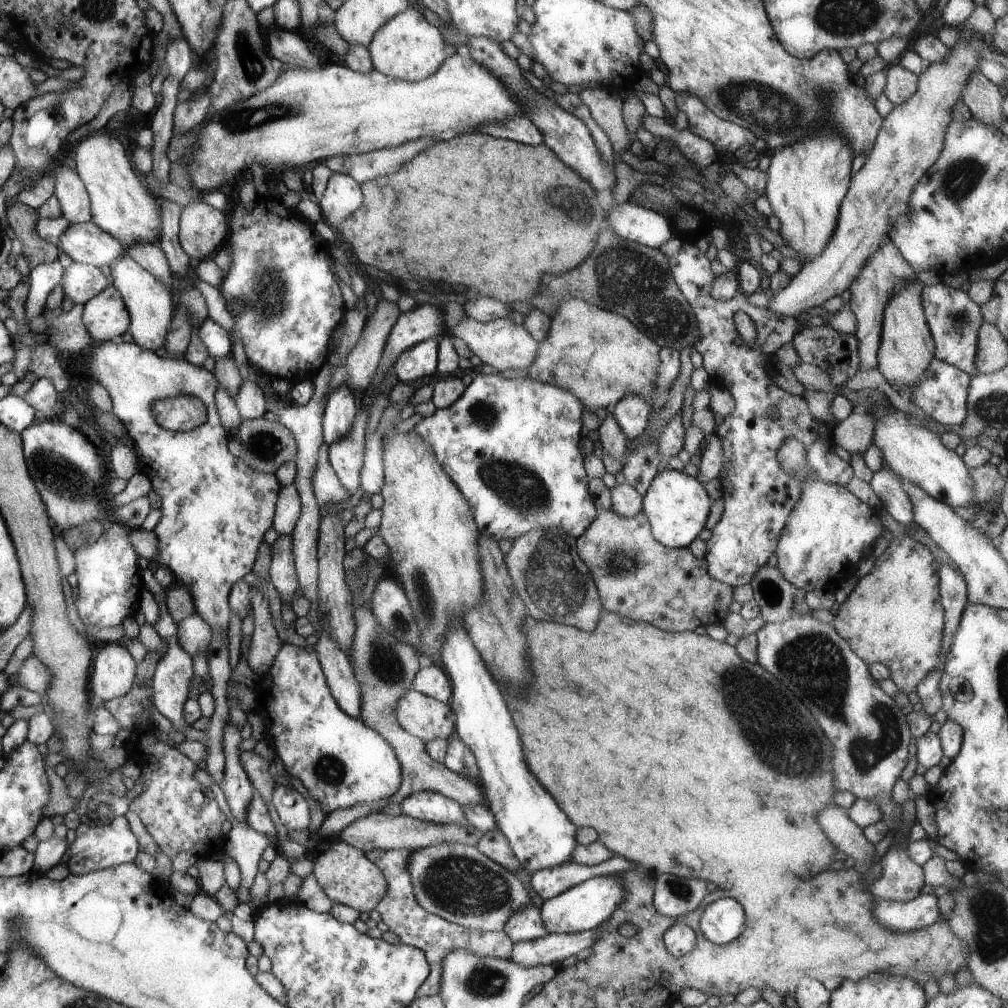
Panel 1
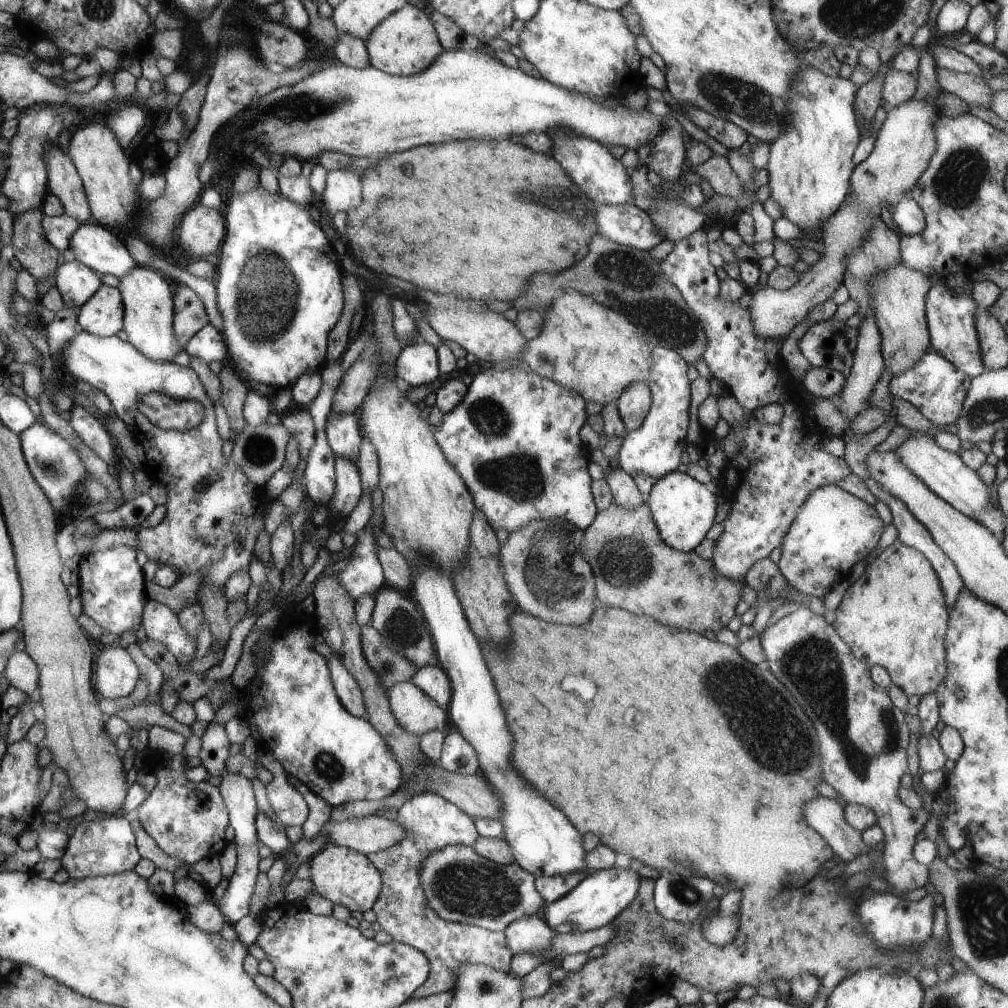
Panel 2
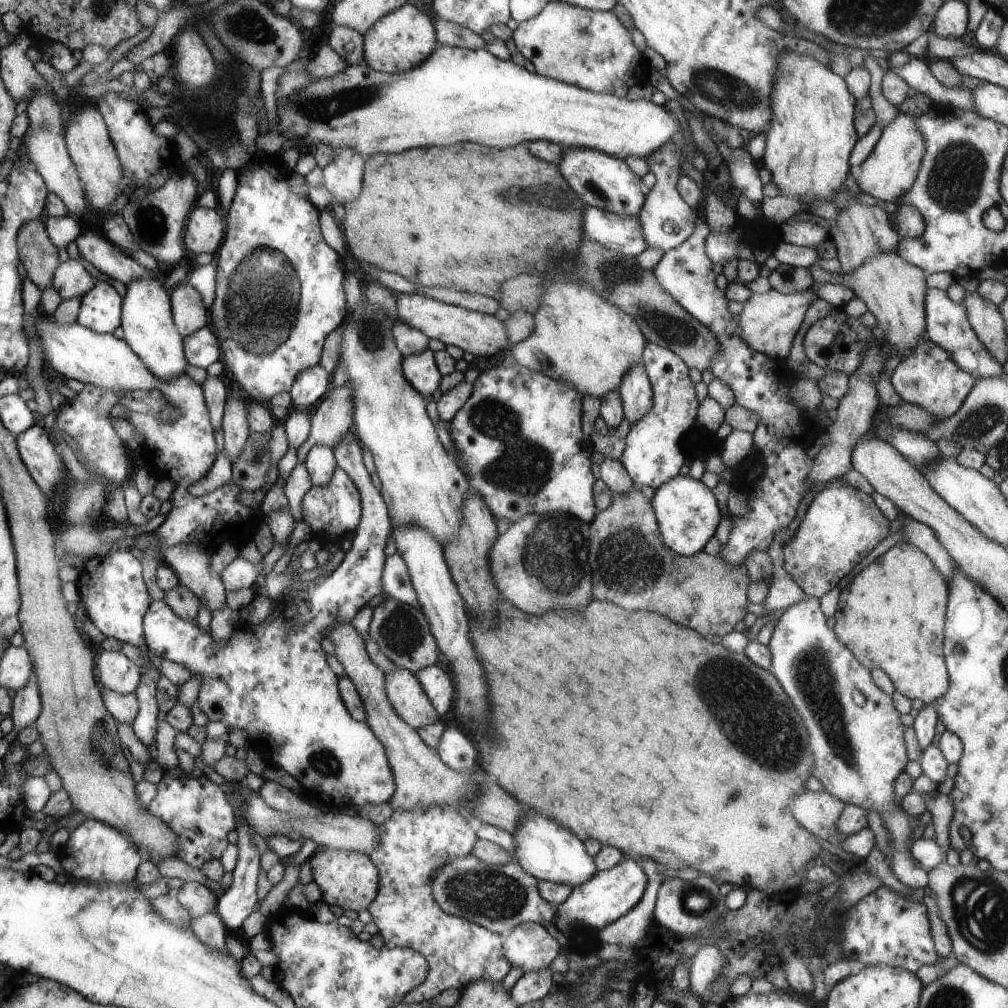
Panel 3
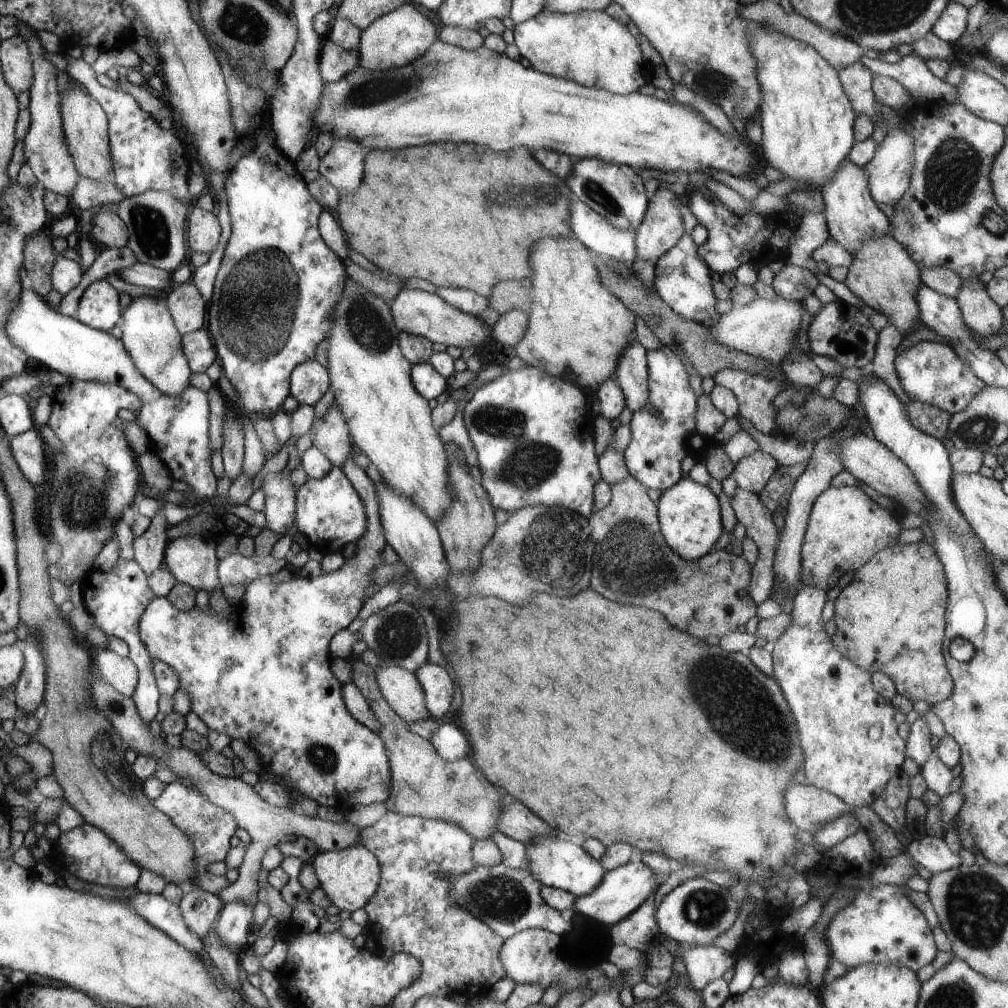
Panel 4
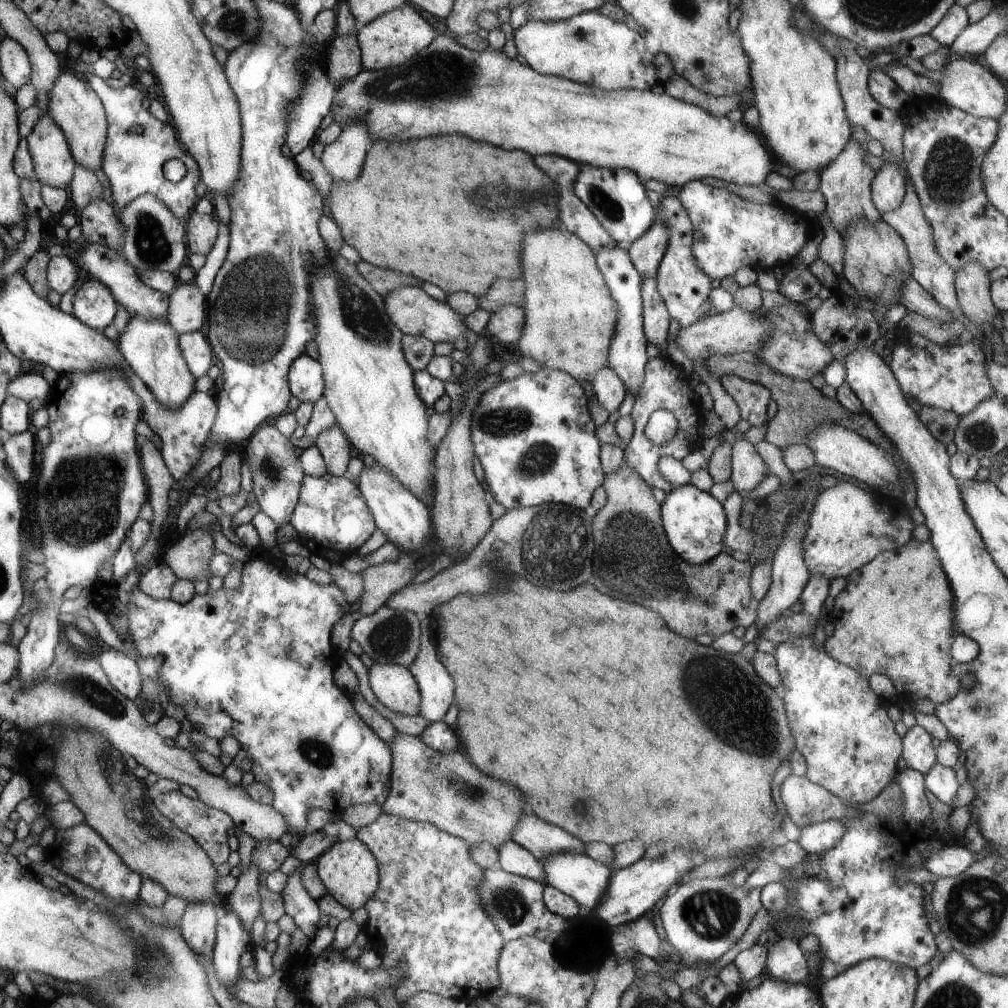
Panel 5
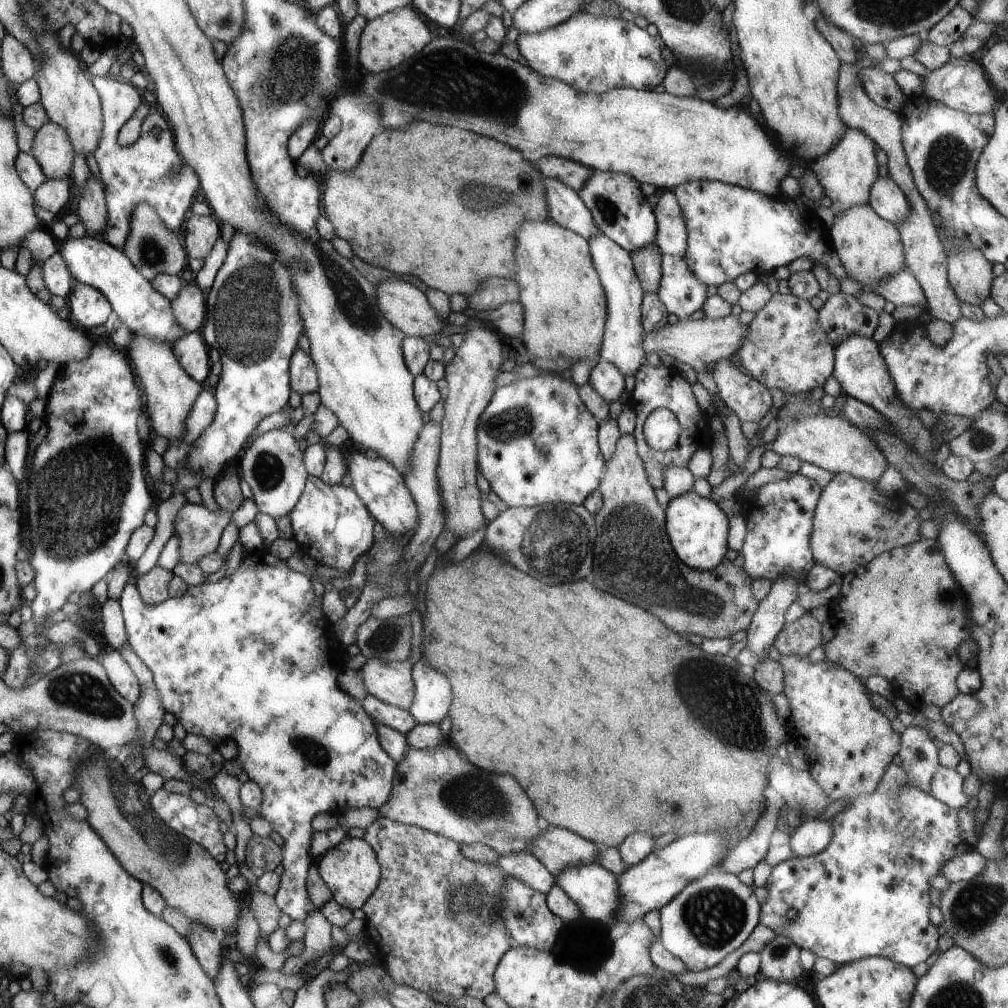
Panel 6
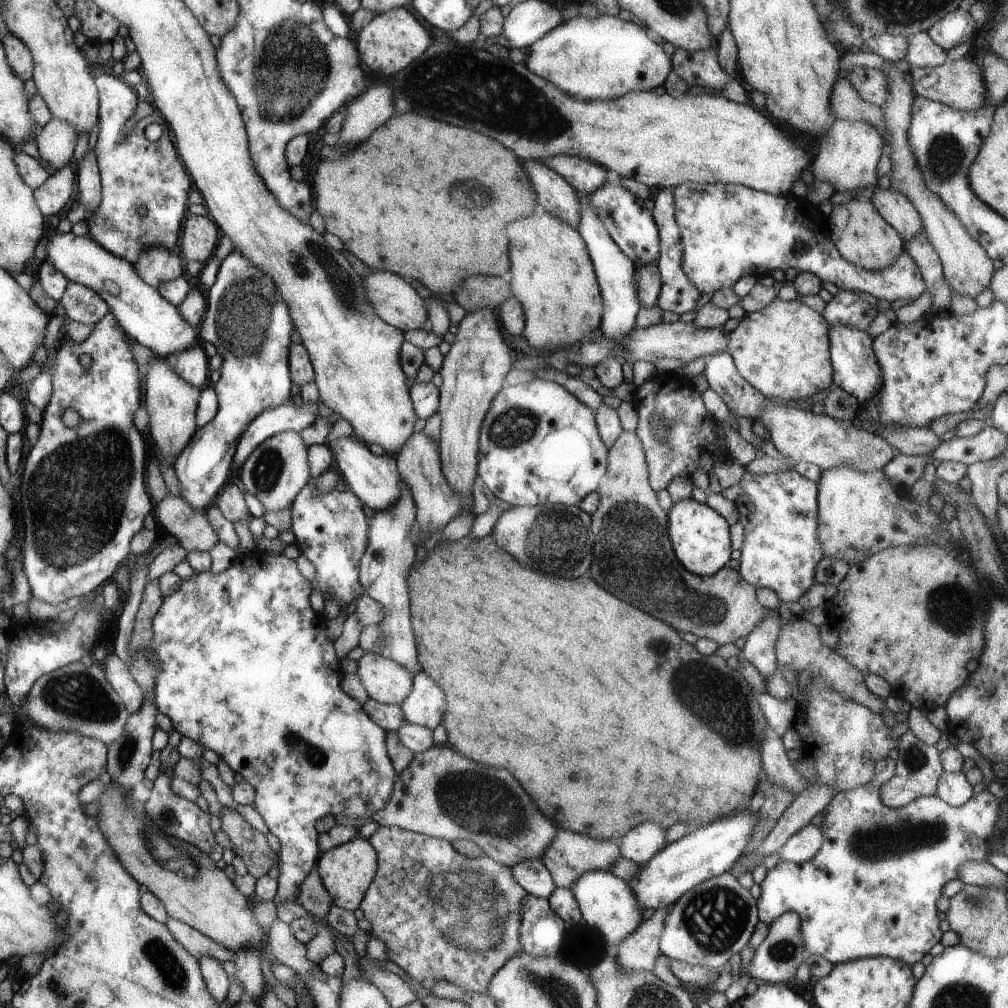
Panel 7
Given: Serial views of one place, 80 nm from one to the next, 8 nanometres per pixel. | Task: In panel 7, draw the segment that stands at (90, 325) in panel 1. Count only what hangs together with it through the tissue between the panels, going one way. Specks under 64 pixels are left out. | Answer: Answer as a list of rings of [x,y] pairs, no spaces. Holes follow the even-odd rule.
[[[70,281],[59,302],[70,317],[82,324],[96,324],[109,311],[108,302],[86,285]]]

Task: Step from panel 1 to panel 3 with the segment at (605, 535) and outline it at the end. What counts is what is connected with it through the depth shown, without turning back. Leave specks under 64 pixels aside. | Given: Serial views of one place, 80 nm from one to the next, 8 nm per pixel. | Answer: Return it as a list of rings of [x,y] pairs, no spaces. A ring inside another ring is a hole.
[[[635,486],[634,489],[631,489],[631,492],[627,493],[626,496],[613,497],[613,501],[607,509],[596,513],[594,520],[590,523],[589,542],[585,544],[585,548],[585,560],[588,562],[588,569],[590,571],[591,579],[594,582],[593,590],[594,598],[596,598],[596,600],[602,600],[602,602],[604,602],[604,600],[606,600],[606,602],[614,602],[614,604],[618,604],[618,606],[622,606],[622,608],[628,608],[628,610],[648,610],[648,612],[660,614],[660,616],[669,618],[672,622],[680,624],[680,626],[691,628],[698,632],[699,635],[707,638],[724,636],[725,634],[734,631],[734,626],[736,626],[740,620],[743,620],[747,614],[745,608],[748,603],[750,603],[747,599],[747,590],[751,580],[745,565],[741,565],[740,567],[729,567],[720,554],[709,555],[704,551],[698,551],[693,555],[684,556],[670,550],[670,548],[663,543],[651,502],[639,491],[637,486]]]

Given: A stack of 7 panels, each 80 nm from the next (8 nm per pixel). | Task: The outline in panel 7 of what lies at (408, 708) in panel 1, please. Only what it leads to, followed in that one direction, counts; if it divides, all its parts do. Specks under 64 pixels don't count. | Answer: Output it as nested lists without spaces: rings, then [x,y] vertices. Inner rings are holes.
[[[364,653],[358,666],[358,676],[370,699],[401,705],[413,690],[414,672],[388,656]]]

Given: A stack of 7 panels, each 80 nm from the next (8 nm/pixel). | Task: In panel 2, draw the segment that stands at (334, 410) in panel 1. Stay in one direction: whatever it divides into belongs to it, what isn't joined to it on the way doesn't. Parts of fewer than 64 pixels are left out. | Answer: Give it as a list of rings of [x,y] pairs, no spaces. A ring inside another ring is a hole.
[[[358,412],[328,415],[325,432],[335,454],[348,457],[357,464],[362,440]]]

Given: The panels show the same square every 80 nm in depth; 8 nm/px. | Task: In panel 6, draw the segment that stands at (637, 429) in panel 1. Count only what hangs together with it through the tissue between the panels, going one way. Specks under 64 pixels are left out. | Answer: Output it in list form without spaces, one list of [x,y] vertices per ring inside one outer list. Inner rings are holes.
[[[598,230],[589,240],[589,251],[605,290],[608,318],[605,324],[603,343],[599,352],[602,361],[612,363],[625,377],[635,376],[646,362],[643,349],[642,324],[643,288],[633,269],[630,253]]]

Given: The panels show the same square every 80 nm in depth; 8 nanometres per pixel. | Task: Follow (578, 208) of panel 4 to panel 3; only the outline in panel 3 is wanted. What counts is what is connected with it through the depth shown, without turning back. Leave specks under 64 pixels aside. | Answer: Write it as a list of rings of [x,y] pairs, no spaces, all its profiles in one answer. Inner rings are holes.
[[[585,204],[583,240],[586,239],[602,243],[622,256],[638,256],[649,247],[639,215],[616,215]]]

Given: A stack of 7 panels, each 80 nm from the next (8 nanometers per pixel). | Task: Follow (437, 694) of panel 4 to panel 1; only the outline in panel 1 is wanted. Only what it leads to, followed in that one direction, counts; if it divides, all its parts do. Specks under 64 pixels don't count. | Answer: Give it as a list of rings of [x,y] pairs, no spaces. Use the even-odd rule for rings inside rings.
[[[423,664],[420,674],[413,680],[412,687],[443,703],[451,701],[451,680],[445,670],[438,665],[427,666]]]

